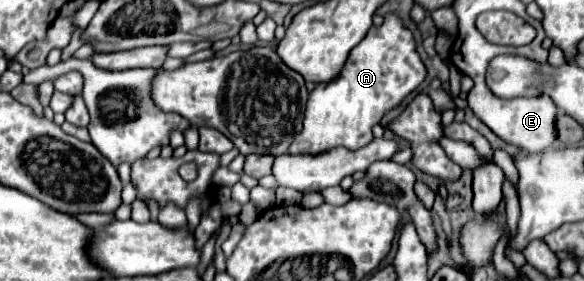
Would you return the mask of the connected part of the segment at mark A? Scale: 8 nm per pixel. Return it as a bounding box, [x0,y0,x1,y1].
[288,16,426,154]

